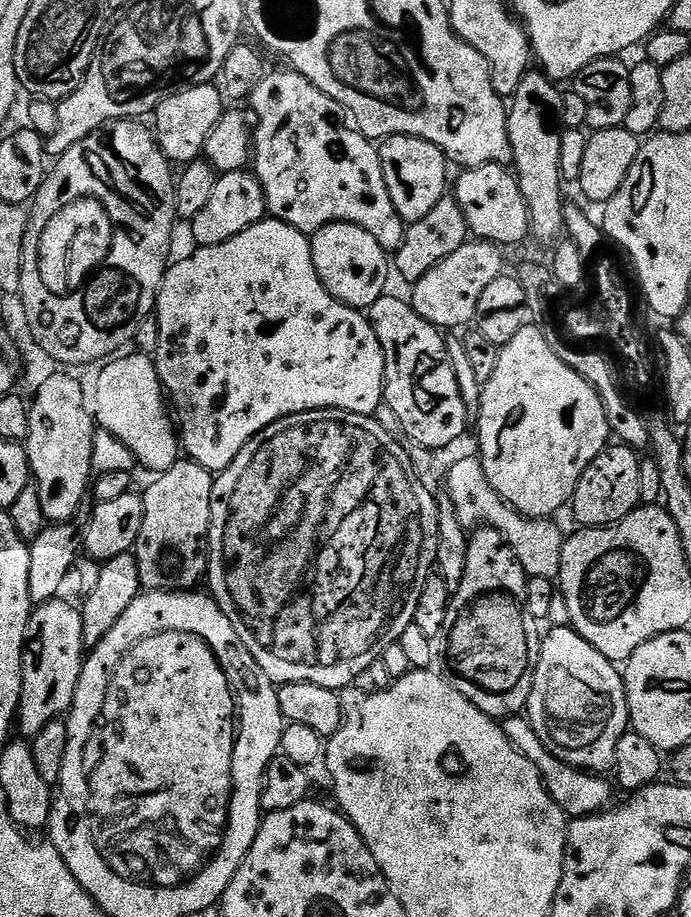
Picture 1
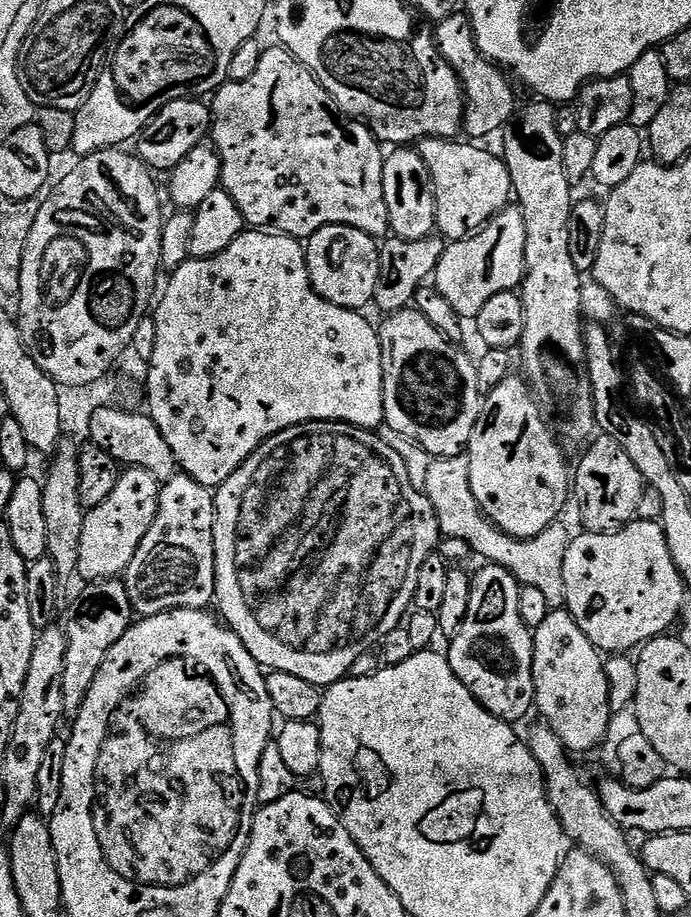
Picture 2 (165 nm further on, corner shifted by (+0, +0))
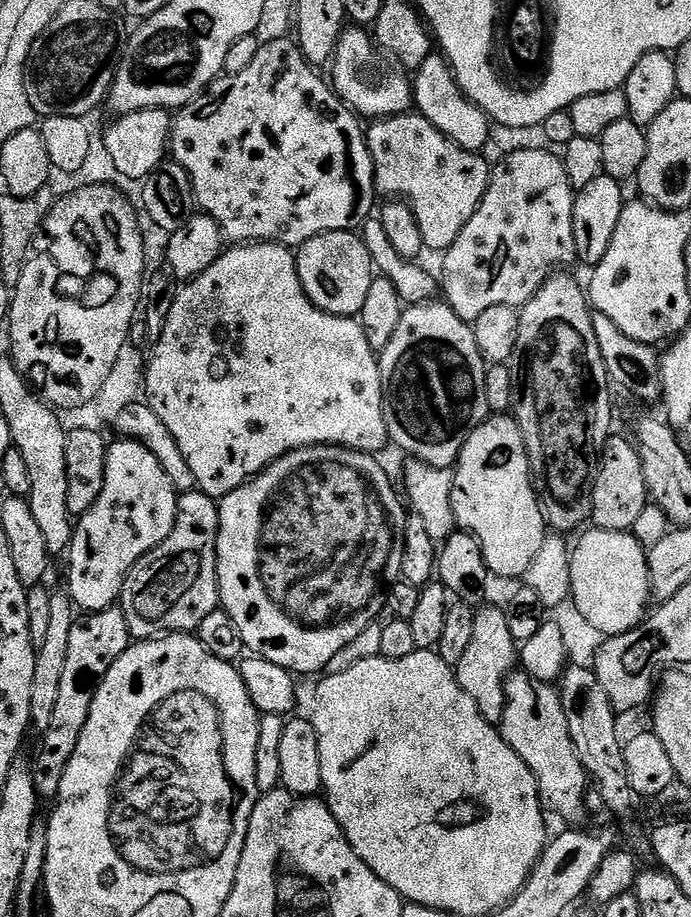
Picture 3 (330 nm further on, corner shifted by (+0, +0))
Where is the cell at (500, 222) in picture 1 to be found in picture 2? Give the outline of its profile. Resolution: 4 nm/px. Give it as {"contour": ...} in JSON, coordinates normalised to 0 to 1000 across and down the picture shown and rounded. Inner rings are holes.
{"contour":[[[609,153],[608,171],[622,185],[631,208],[631,253],[644,263],[673,262],[677,257],[705,249],[728,227],[742,217],[738,185],[728,173],[687,156],[666,157],[653,153]]]}

